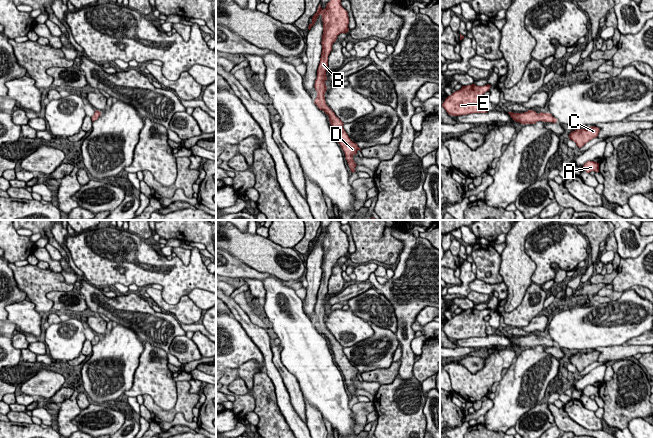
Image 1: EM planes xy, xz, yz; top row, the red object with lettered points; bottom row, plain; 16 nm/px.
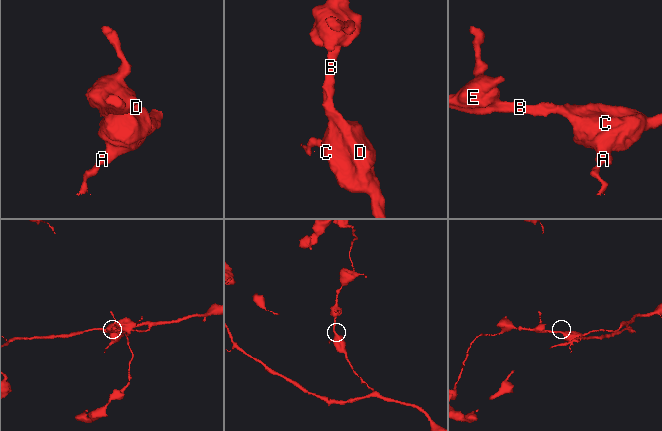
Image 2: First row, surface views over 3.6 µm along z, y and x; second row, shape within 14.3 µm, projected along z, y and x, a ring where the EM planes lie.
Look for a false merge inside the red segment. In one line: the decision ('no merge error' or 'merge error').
no merge error

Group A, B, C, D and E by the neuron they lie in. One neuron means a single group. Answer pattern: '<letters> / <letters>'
A B C D E

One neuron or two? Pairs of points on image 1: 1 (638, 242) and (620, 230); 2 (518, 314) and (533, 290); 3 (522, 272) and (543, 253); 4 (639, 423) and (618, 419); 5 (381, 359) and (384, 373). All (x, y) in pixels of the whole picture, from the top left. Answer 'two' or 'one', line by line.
1: one
2: one
3: two
4: two
5: two

